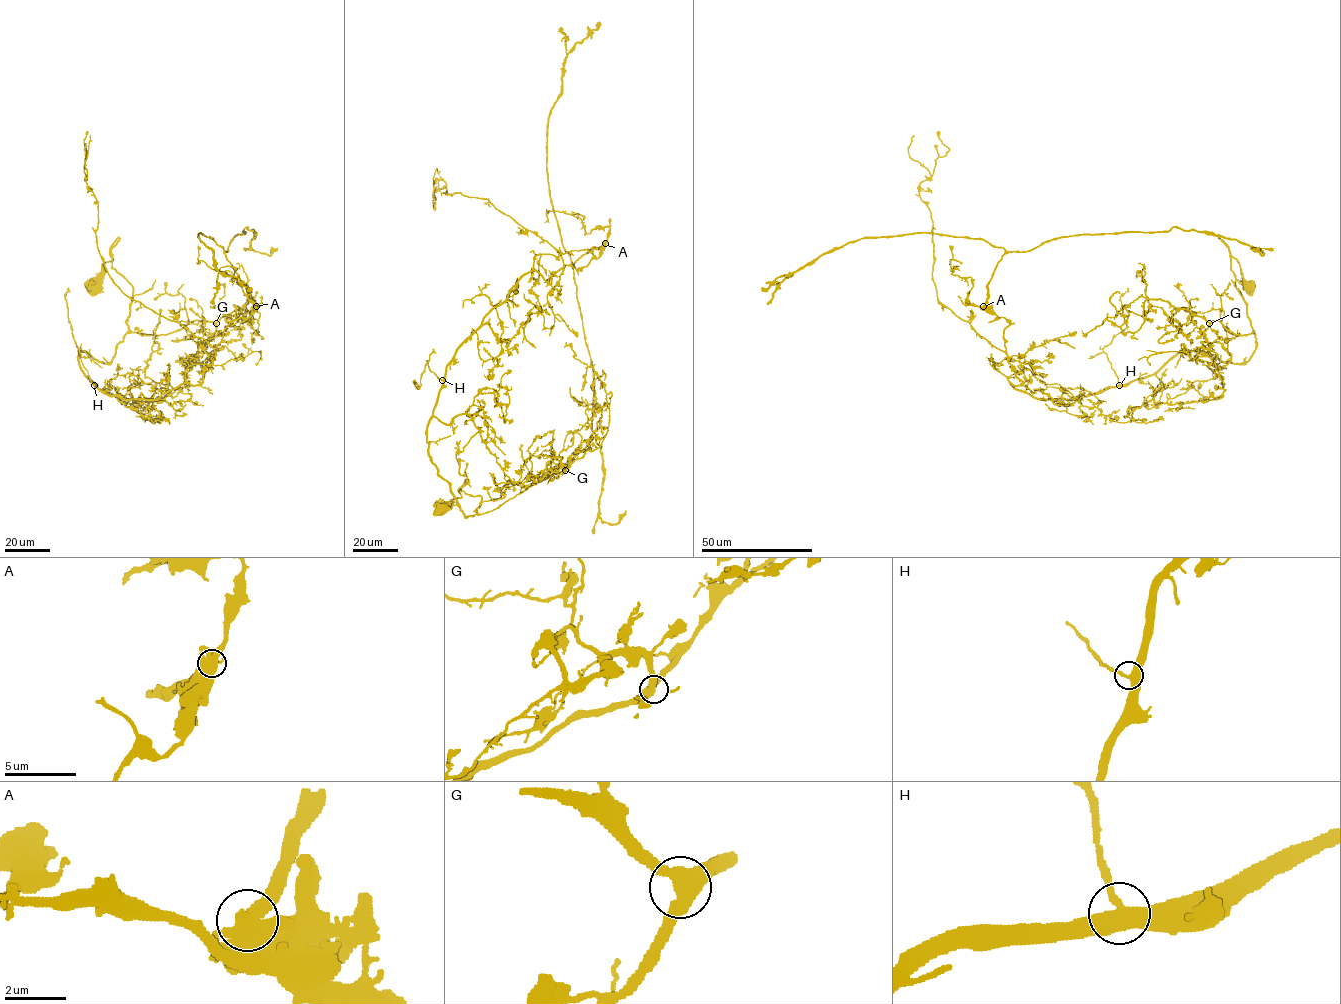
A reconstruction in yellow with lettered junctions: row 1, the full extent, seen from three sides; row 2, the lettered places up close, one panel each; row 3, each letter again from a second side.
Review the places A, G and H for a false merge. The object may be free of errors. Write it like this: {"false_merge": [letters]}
{"false_merge": ["A"]}

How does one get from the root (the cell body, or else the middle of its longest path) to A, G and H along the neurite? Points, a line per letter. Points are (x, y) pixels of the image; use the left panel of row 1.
A: (94, 285), (111, 256), (132, 287), (111, 361), (78, 350), (125, 399), (199, 385), (256, 306)
G: (94, 285), (111, 256), (112, 267), (132, 287), (127, 320), (132, 332), (167, 334), (195, 320), (216, 323)
H: (94, 285), (111, 256), (132, 287), (128, 332), (111, 361), (78, 350), (80, 368), (94, 385)

